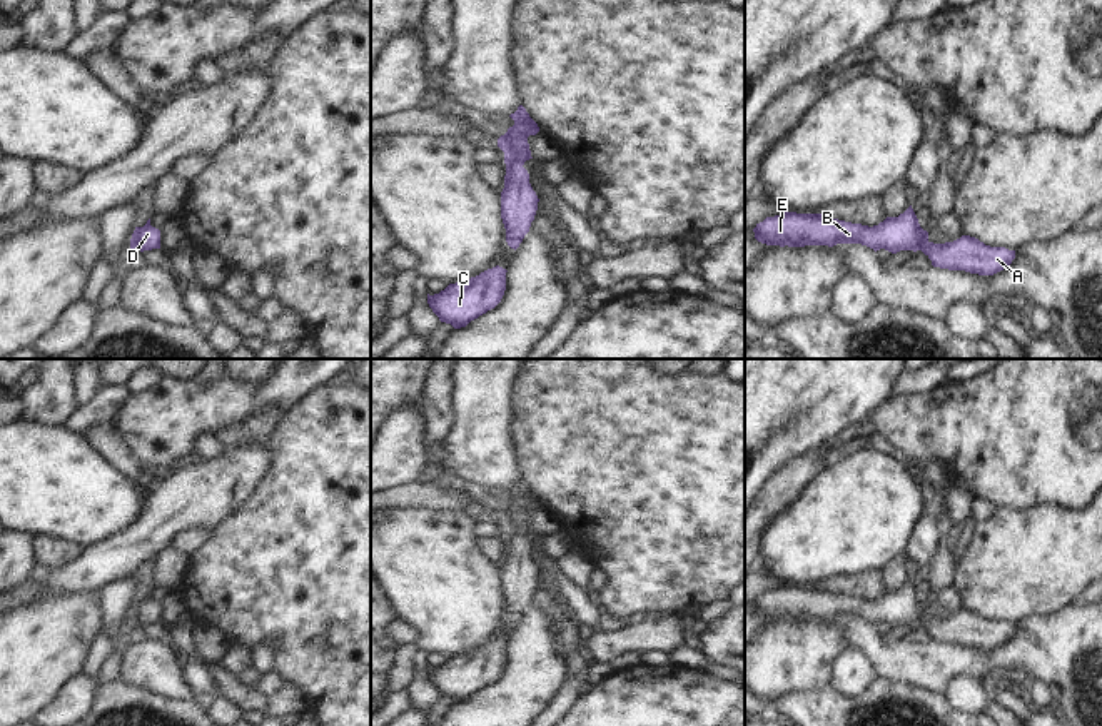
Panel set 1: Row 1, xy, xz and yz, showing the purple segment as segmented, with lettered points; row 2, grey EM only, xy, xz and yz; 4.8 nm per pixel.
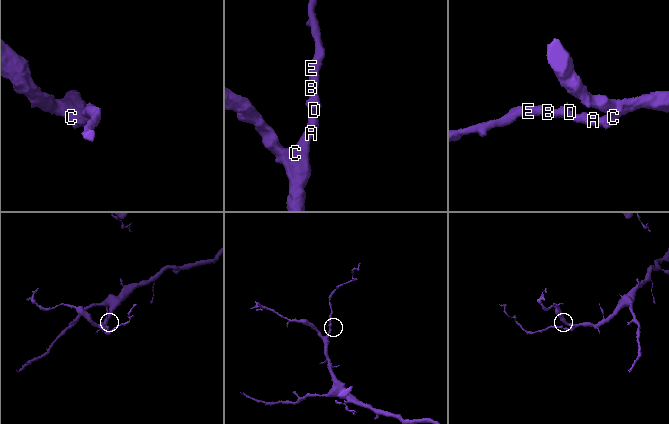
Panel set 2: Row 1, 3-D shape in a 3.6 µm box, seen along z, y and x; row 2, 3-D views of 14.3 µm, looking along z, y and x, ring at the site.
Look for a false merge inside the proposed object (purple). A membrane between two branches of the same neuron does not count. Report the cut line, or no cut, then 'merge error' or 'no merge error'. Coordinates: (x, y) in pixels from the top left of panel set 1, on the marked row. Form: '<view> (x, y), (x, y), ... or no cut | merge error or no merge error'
no cut | no merge error

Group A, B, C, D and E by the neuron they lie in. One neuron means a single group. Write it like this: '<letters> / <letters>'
A B C D E

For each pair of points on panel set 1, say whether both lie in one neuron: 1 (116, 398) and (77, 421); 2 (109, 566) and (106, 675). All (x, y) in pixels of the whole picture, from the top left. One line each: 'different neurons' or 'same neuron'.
1: same neuron
2: different neurons

